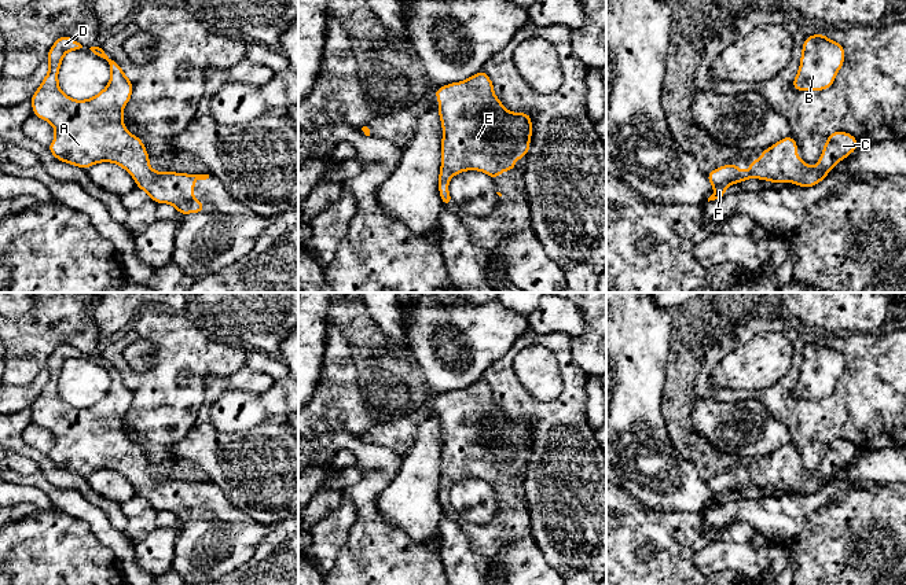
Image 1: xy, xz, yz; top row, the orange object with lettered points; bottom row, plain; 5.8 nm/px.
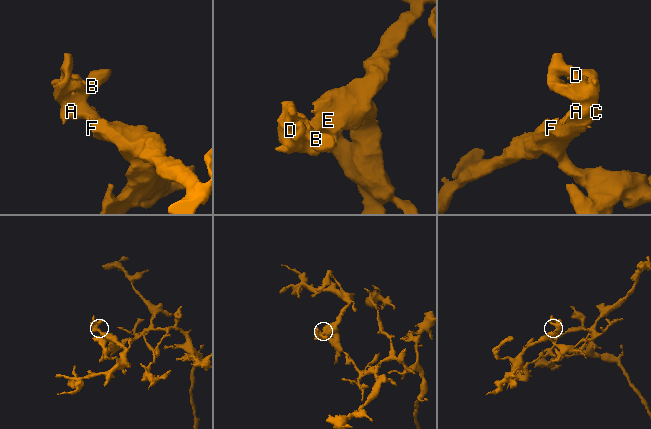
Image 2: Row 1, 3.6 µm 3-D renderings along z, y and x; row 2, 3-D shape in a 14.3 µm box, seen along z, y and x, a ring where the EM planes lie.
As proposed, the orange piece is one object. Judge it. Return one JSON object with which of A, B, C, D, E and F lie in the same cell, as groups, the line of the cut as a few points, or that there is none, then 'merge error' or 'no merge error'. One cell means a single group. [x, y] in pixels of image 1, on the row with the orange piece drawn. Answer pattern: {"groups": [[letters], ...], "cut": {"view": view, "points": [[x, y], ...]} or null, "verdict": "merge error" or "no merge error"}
{"groups": [["A", "B", "C", "D", "E", "F"]], "cut": null, "verdict": "no merge error"}

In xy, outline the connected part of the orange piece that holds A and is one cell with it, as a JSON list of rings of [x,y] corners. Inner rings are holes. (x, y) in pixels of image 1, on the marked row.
[[[60,36],[47,54],[49,70],[38,89],[30,99],[33,114],[48,121],[55,129],[55,139],[47,147],[49,152],[62,162],[88,169],[99,162],[111,162],[124,168],[155,203],[169,203],[175,206],[179,214],[202,213],[203,202],[194,199],[194,181],[206,180],[209,174],[186,174],[175,172],[157,172],[148,166],[150,155],[146,152],[144,143],[129,133],[122,122],[122,111],[132,96],[132,81],[125,77],[121,66],[111,59],[102,47],[85,45],[71,40],[69,36]],[[88,49],[110,65],[111,77],[107,87],[87,100],[74,100],[66,96],[58,82],[58,73],[63,56],[69,51]]]

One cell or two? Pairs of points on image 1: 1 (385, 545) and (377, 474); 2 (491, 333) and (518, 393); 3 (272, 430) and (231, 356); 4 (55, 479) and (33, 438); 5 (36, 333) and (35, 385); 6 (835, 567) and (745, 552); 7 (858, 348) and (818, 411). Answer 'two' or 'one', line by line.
1: one
2: two
3: two
4: two
5: two
6: two
7: one

